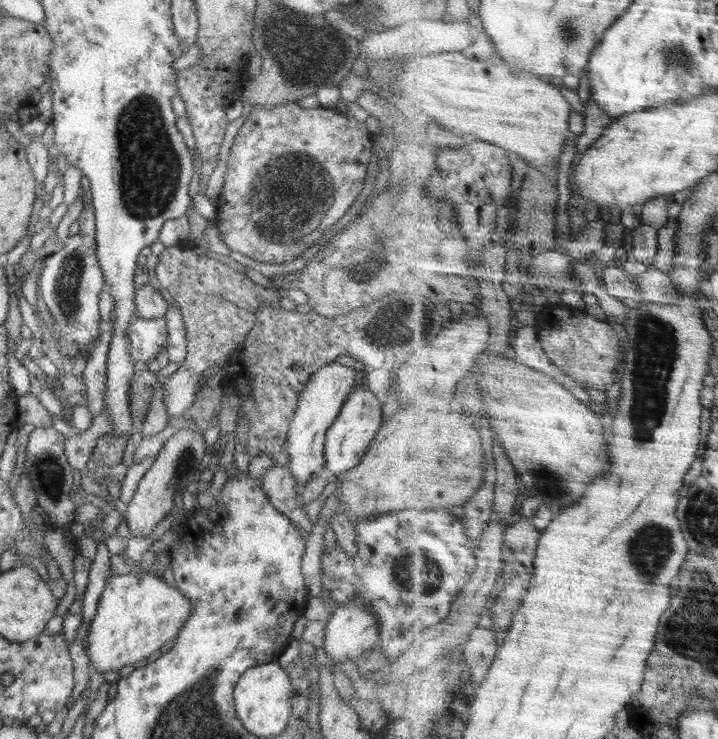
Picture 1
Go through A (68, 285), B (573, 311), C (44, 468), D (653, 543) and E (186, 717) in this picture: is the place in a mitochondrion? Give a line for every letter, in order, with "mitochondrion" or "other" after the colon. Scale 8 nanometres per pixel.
A: mitochondrion
B: other
C: mitochondrion
D: mitochondrion
E: mitochondrion

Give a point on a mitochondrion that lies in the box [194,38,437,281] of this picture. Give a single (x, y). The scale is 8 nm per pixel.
(281, 209)

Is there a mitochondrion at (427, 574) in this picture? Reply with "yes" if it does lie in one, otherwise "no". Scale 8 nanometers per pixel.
yes

